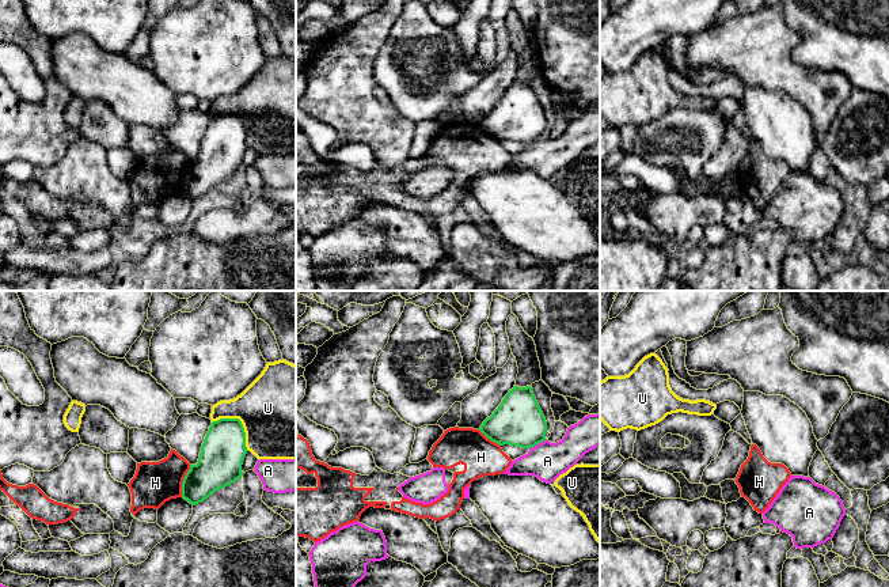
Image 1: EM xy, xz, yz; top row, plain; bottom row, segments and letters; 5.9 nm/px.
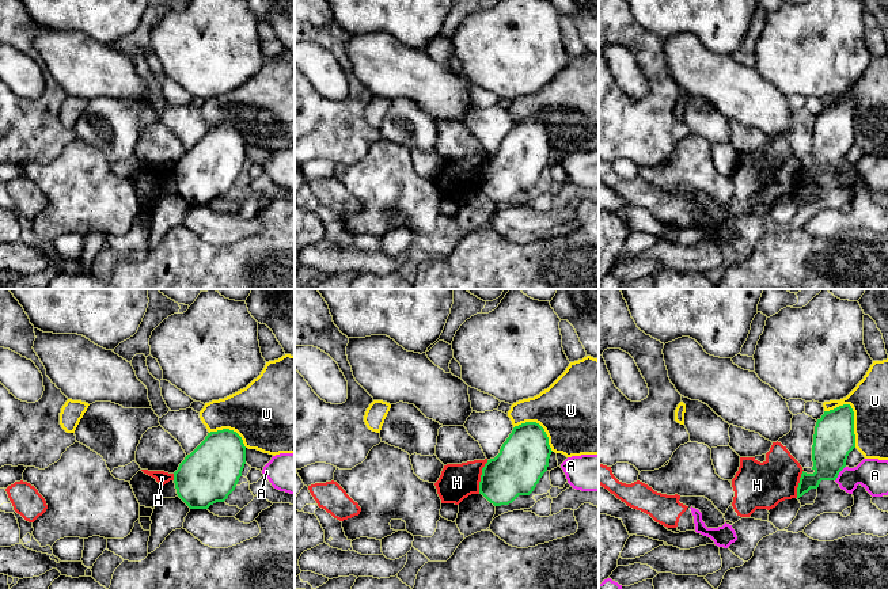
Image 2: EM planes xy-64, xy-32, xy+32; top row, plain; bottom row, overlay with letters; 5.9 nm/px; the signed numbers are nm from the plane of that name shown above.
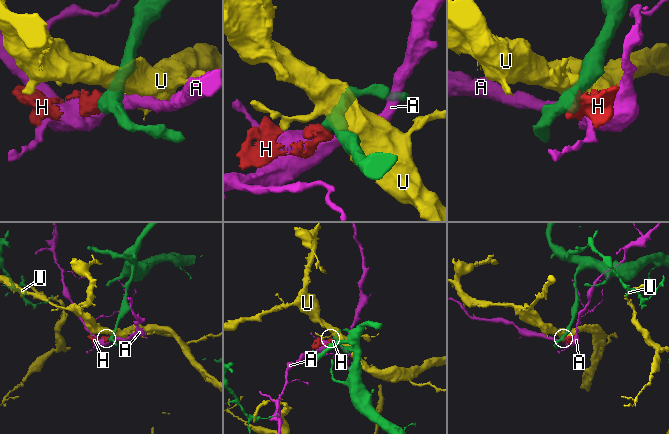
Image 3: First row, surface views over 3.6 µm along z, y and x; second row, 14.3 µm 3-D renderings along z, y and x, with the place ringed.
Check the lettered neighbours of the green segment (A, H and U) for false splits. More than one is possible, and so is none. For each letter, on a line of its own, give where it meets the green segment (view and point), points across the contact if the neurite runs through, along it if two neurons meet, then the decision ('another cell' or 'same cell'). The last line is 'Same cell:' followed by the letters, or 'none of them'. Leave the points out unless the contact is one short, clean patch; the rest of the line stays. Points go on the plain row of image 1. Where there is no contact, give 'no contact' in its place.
A: meets green in xz at (538, 139); border along xz (546, 135), (530, 144); another cell
H: meets green in xy at (183, 177); border along xy (190, 161), (182, 178), (181, 192); another cell
U: meets green in xy at (240, 117); another cell
Same cell: none of them

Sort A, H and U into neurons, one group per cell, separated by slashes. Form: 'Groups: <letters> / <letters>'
Groups: A / H / U

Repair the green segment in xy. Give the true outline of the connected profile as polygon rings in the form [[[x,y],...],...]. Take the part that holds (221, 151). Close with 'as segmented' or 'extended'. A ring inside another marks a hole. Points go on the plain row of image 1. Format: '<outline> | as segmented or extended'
[[[239,114],[213,117],[201,143],[195,160],[190,160],[182,178],[182,193],[195,201],[216,186],[243,171],[247,149],[246,128]]] | as segmented

